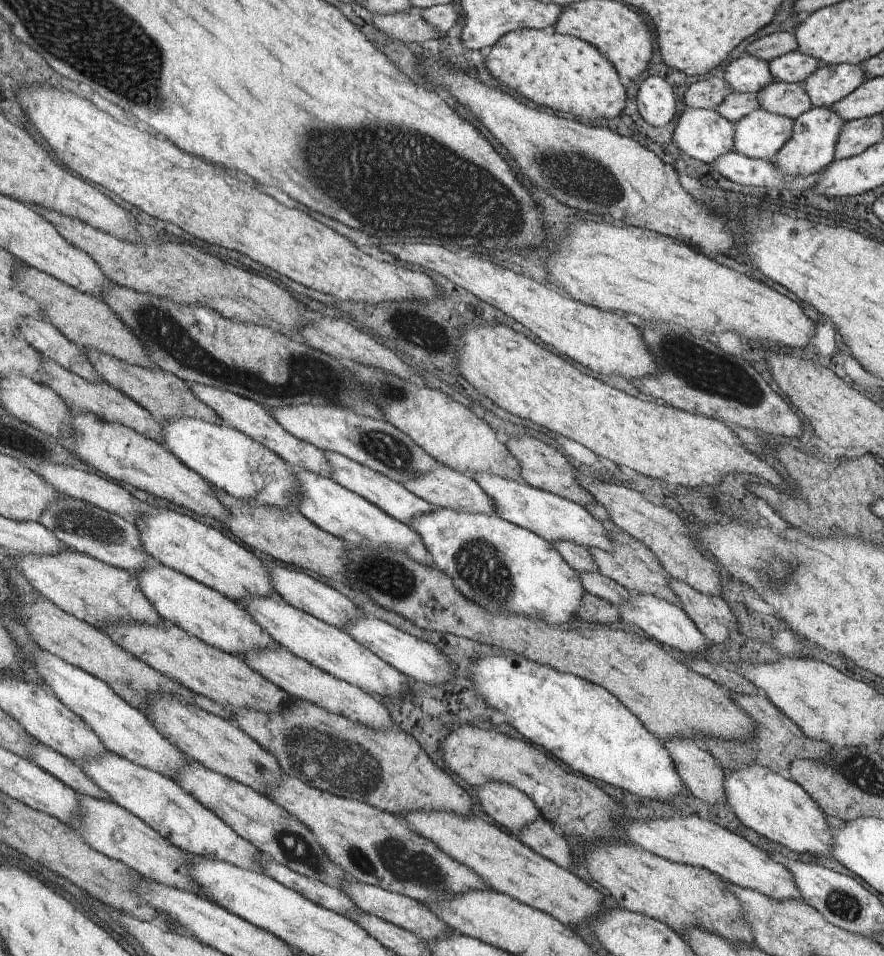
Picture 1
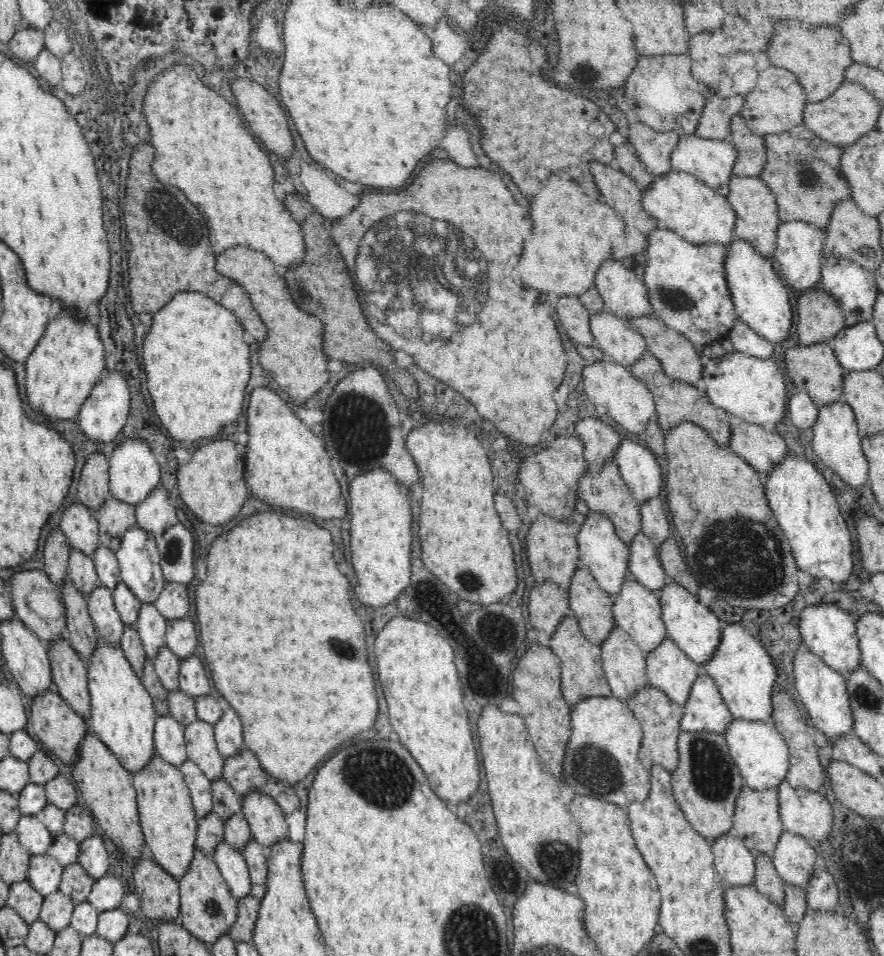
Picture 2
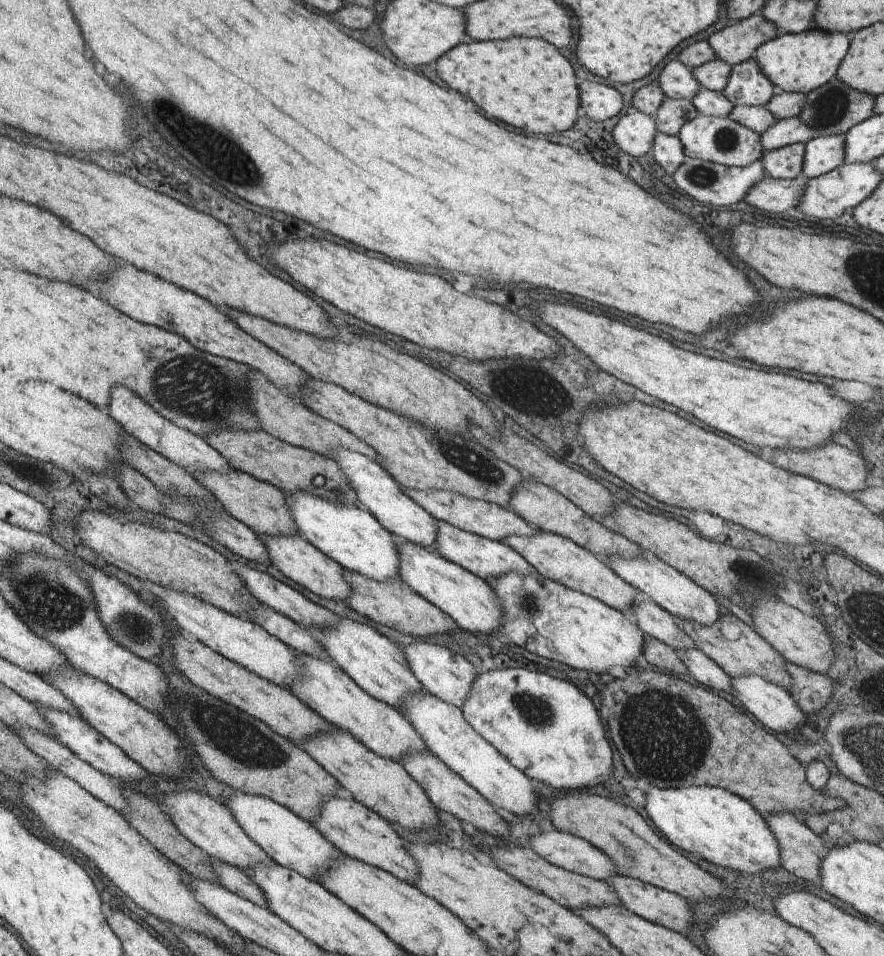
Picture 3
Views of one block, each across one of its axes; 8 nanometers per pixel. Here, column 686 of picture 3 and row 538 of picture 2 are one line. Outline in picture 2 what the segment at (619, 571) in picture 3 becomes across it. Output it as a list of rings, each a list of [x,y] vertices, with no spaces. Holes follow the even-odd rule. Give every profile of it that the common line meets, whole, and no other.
[[[591,511],[586,517],[582,517],[581,528],[576,539],[581,567],[587,568],[597,580],[600,588],[612,598],[618,596],[623,582],[630,579],[632,575],[628,563],[628,545],[617,535],[614,524],[602,513]]]

